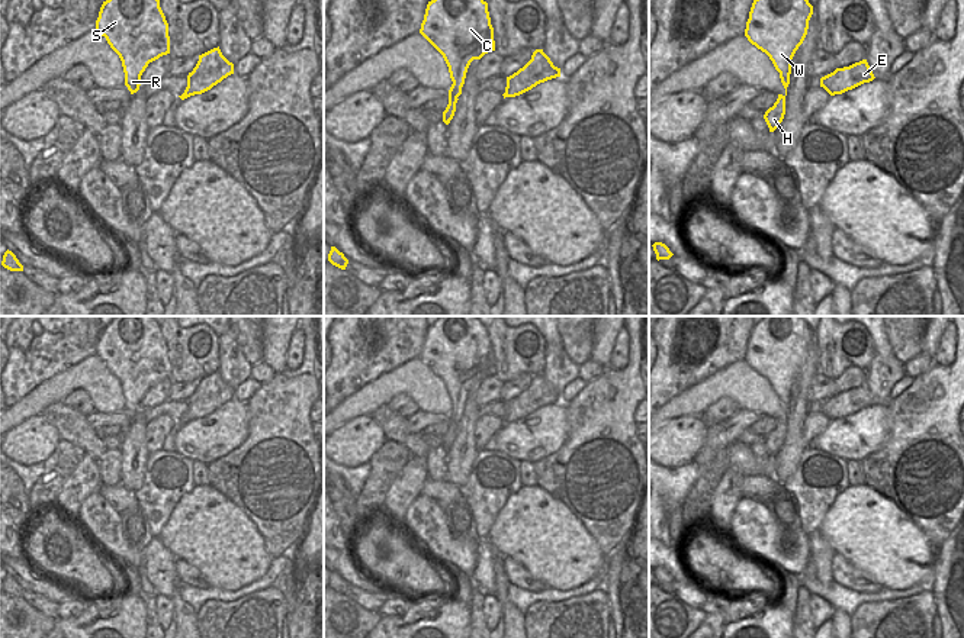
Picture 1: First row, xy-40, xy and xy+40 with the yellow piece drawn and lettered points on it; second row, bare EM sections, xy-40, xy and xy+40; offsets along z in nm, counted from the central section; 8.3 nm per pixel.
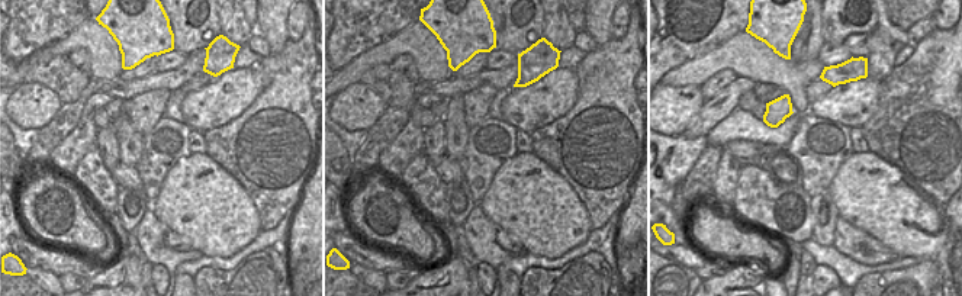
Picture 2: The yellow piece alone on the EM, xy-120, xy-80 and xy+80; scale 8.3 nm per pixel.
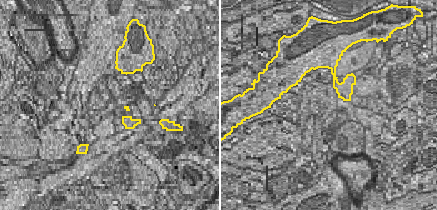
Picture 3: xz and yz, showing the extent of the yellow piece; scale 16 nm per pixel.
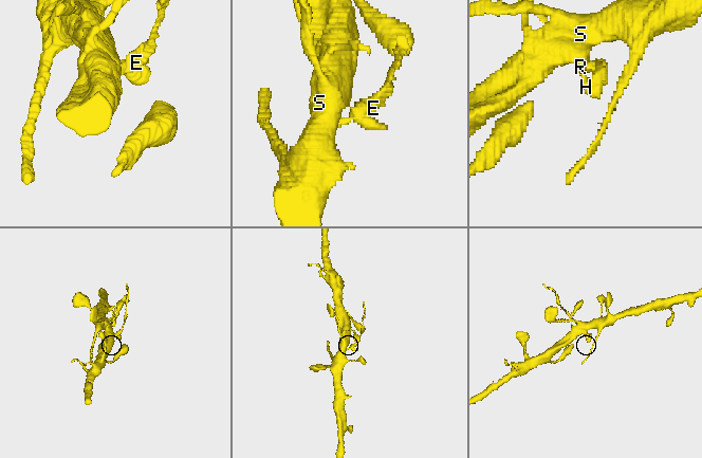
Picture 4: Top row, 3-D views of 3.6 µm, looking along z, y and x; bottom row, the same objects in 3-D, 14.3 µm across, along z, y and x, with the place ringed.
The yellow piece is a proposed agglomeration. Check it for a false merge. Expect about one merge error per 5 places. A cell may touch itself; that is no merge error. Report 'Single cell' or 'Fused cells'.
Fused cells

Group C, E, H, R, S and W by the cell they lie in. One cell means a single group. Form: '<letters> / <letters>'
C R S W / E H

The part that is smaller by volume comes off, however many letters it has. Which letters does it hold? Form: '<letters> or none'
E, H

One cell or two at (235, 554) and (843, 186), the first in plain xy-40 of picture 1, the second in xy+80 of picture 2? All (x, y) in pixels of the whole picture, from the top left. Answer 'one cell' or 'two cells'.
one cell

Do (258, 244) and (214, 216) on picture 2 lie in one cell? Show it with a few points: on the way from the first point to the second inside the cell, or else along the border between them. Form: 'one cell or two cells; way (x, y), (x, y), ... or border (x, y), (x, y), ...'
two cells; border (260, 229), (254, 238), (224, 258)

